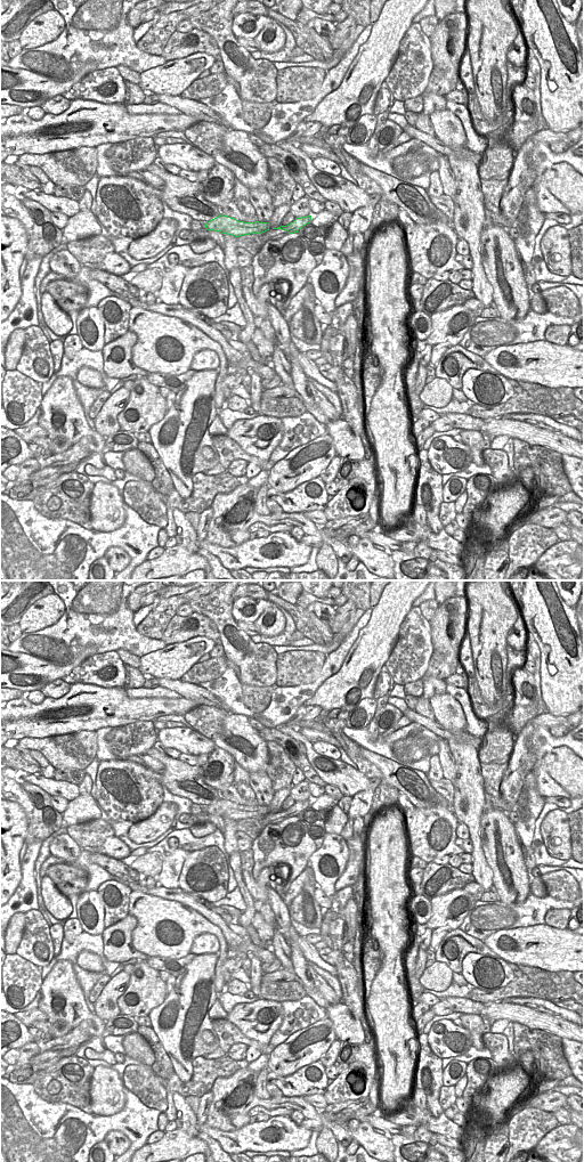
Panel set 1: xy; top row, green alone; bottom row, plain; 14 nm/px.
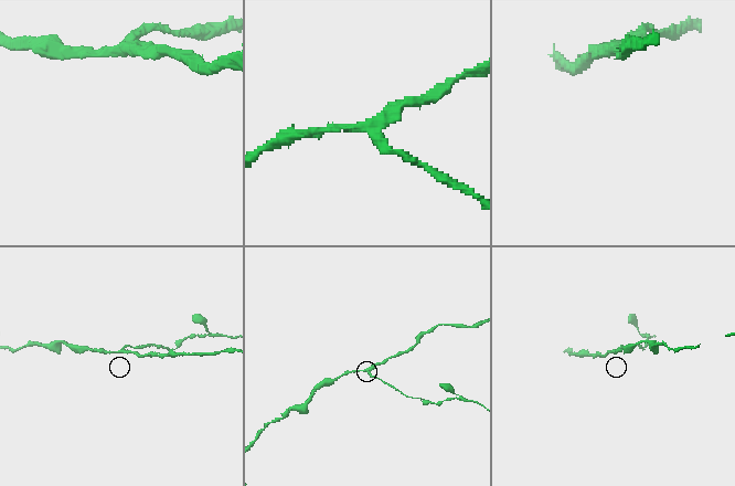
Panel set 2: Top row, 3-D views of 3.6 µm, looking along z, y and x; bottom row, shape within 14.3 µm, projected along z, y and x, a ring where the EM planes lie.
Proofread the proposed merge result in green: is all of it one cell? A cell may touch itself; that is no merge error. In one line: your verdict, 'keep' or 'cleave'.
cleave

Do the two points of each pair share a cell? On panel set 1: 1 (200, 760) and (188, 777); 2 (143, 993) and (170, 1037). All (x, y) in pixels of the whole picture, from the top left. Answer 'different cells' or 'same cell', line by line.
1: different cells
2: different cells

